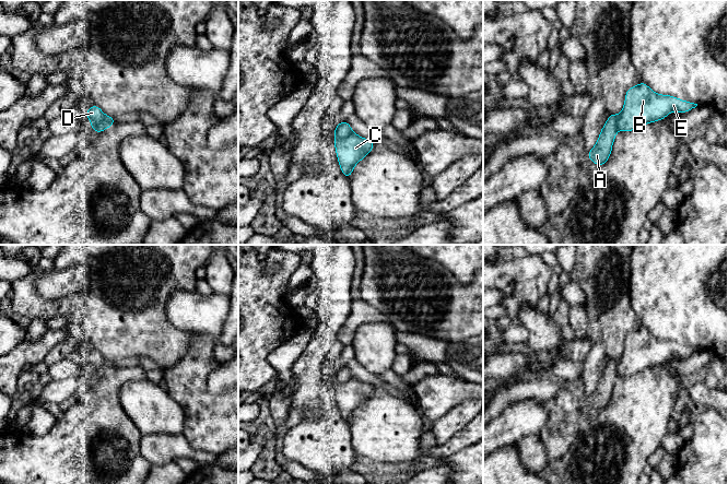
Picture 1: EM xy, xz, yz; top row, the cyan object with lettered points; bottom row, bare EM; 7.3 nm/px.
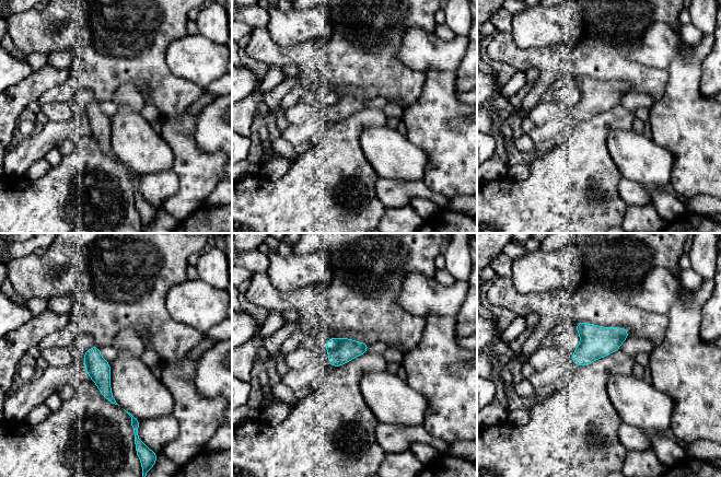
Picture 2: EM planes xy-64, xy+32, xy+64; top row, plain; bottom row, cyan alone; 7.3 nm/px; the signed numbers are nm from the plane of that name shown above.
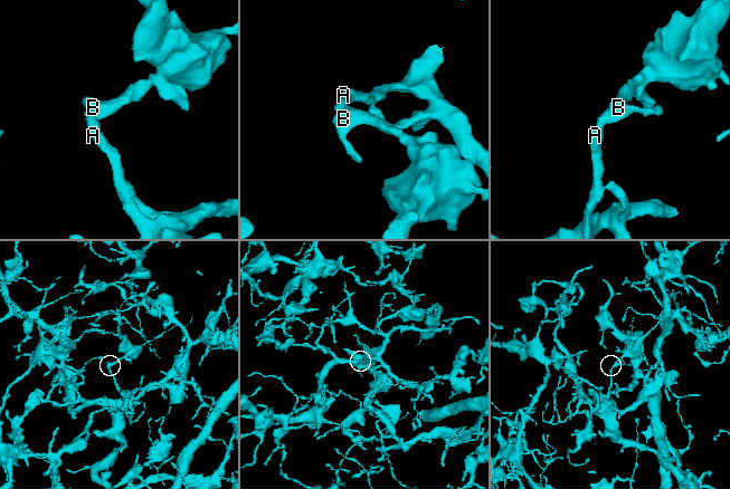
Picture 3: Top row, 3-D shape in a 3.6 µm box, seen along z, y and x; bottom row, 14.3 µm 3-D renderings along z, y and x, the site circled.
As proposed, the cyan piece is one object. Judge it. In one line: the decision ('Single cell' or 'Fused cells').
Fused cells

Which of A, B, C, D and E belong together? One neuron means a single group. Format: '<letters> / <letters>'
A D / B C E

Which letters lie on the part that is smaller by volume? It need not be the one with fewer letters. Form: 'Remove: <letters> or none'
Remove: B, C, E

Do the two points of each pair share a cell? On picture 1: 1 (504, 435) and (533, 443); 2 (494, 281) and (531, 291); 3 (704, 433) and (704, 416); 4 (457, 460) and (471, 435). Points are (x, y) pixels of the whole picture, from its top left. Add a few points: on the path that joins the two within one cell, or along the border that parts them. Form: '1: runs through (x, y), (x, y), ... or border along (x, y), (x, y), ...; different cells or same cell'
1: border along (538, 433), (526, 435), (514, 443); different cells
2: runs through (503, 276), (517, 276), (523, 282); same cell
3: runs through (704, 428), (704, 421); same cell
4: border along (471, 445), (444, 459); different cells

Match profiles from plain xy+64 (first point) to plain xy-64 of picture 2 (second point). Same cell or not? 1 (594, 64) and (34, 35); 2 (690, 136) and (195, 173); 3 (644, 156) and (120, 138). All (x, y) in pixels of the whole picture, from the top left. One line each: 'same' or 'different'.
1: same
2: same
3: same

